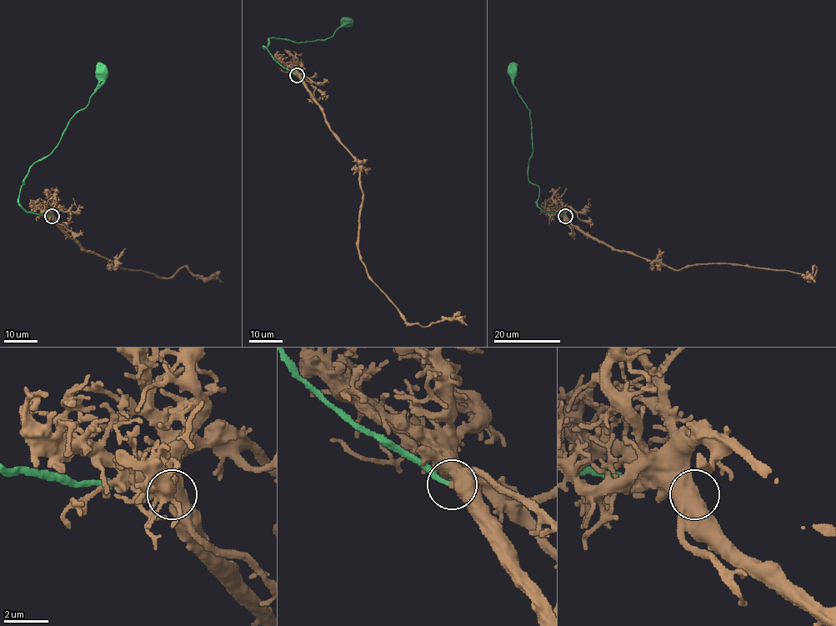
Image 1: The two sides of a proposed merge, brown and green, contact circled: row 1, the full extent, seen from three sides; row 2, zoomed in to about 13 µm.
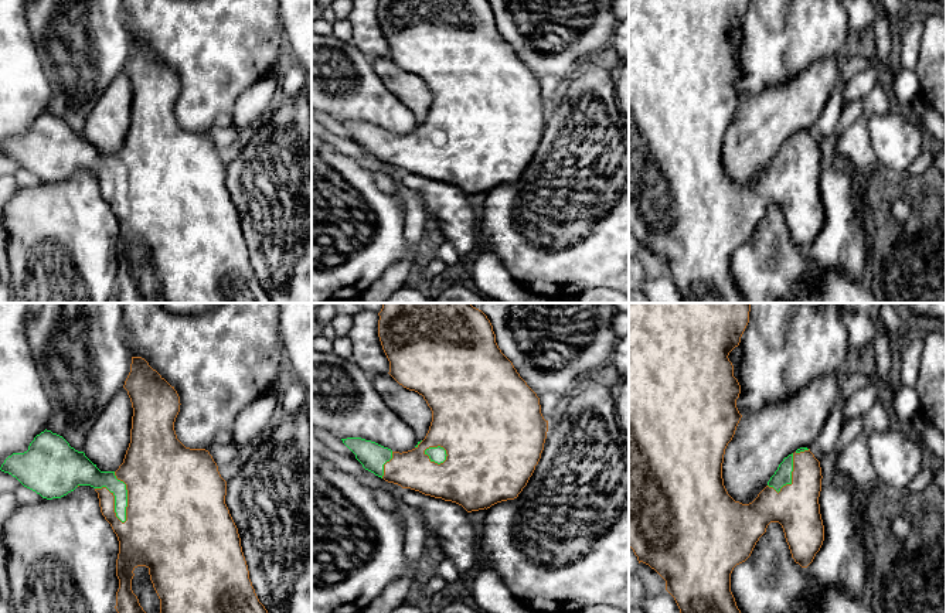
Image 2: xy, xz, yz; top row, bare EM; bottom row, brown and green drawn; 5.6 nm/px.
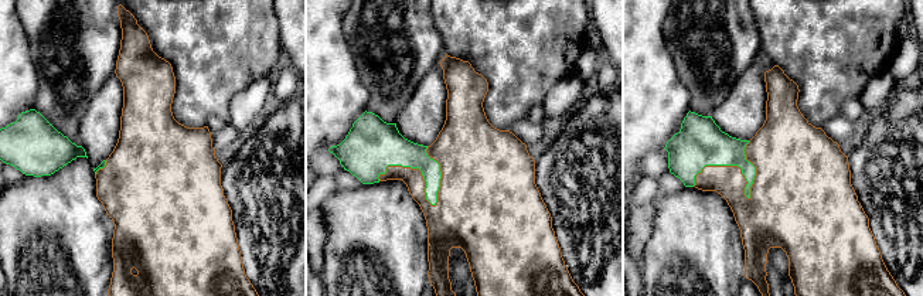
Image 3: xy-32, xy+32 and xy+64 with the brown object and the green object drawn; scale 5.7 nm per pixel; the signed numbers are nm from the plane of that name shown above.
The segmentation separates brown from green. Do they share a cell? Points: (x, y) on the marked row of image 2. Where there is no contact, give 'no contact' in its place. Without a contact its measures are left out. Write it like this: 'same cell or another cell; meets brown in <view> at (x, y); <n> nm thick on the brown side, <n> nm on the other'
same cell; meets brown in xy at (128, 497); 500 nm thick on the brown side, 110 nm on the other

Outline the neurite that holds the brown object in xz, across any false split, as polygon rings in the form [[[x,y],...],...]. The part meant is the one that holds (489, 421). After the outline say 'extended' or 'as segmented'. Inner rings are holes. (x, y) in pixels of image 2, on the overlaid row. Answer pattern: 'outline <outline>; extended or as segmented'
outline [[[381,303],[382,309],[378,313],[378,337],[382,350],[389,361],[389,375],[404,388],[415,391],[423,396],[428,406],[432,411],[432,422],[429,430],[423,440],[408,452],[392,452],[375,442],[365,440],[361,437],[347,437],[341,439],[343,443],[355,454],[355,459],[363,464],[363,467],[375,476],[384,479],[388,483],[401,486],[402,488],[411,488],[419,491],[425,495],[435,498],[442,498],[445,501],[452,501],[462,505],[467,512],[487,510],[491,505],[514,500],[527,486],[530,477],[532,476],[535,466],[541,459],[544,450],[544,443],[548,432],[548,420],[544,419],[541,413],[540,398],[527,385],[527,382],[520,377],[513,362],[501,353],[496,343],[496,334],[493,326],[487,316],[473,307],[470,303]]]; extended

